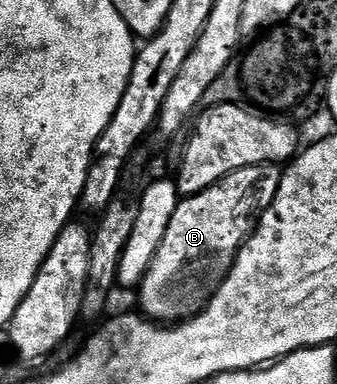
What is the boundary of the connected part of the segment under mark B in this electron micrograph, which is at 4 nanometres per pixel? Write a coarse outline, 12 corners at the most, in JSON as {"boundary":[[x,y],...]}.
{"boundary":[[283,169],[236,170],[179,199],[136,295],[155,322],[198,315]]}

